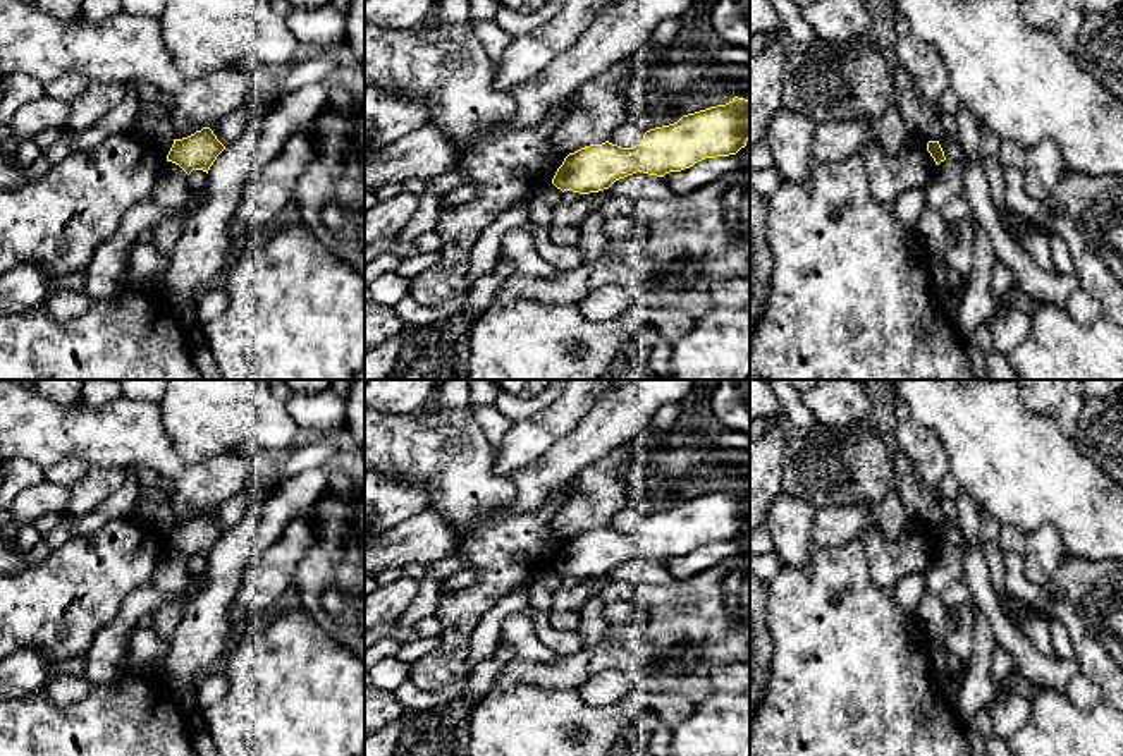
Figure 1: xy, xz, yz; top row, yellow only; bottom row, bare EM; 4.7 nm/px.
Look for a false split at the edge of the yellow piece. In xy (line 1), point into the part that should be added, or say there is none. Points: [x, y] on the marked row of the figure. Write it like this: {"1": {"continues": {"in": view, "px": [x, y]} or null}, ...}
{"1": {"continues": null}}

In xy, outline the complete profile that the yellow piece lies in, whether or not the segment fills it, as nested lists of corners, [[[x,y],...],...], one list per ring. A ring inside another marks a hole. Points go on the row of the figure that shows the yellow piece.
[[[203,127],[187,137],[174,139],[167,162],[179,165],[187,175],[193,170],[208,174],[210,167],[224,149],[225,146],[217,139],[213,131]]]

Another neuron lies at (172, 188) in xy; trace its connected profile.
[[[169,162],[167,170],[158,177],[153,191],[153,201],[160,208],[177,208],[189,196],[187,174],[175,163]]]

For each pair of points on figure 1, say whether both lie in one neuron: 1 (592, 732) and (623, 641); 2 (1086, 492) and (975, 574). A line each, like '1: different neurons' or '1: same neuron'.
1: different neurons
2: different neurons

